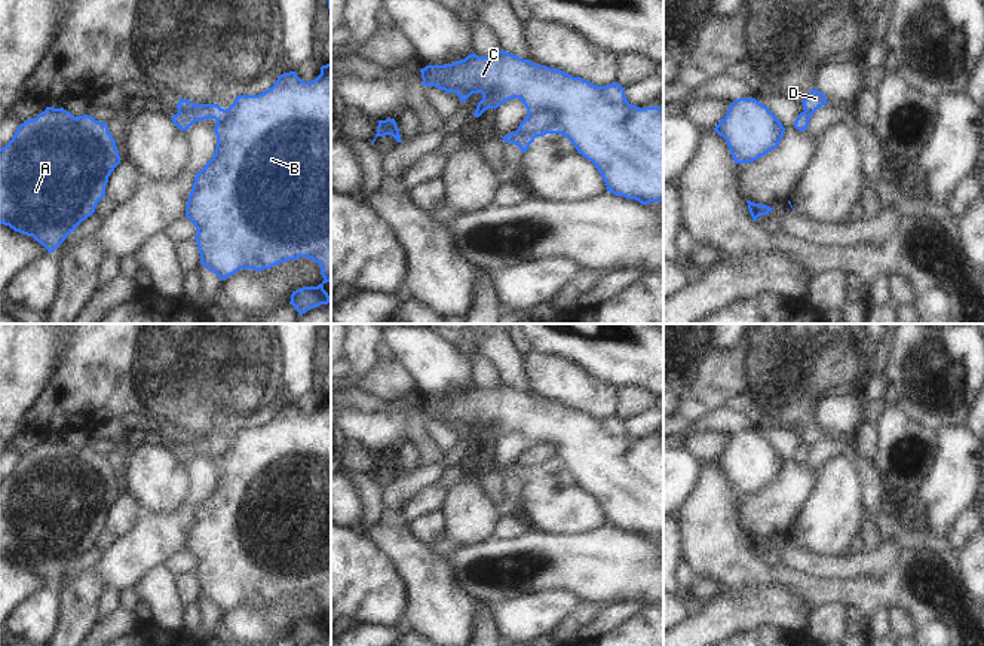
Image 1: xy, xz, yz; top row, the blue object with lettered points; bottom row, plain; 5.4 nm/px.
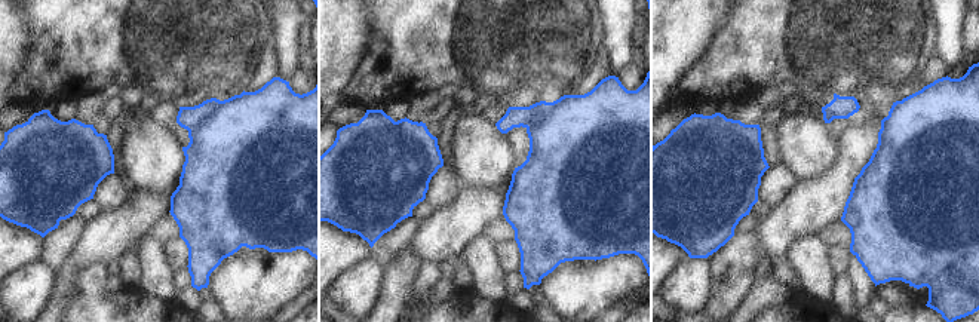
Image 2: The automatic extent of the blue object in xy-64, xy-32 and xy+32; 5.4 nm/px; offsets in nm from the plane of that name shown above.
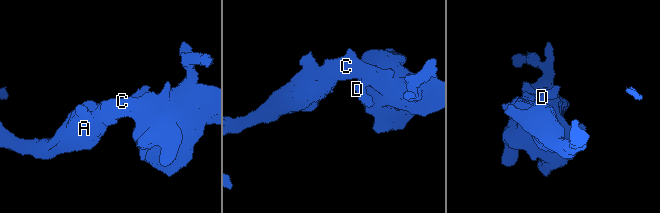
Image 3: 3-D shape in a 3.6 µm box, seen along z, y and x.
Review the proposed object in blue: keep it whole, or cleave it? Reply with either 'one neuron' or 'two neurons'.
two neurons

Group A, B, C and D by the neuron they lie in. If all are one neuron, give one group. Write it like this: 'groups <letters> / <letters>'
groups A B C / D

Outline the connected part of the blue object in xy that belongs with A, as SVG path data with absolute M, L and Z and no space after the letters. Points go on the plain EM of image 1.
M46 440L37 450L21 456L12 472L0 481L0 557L33 569L47 585L53 585L95 545L98 535L105 530L108 509L119 496L119 483L105 454L88 447L74 450L62 440Z

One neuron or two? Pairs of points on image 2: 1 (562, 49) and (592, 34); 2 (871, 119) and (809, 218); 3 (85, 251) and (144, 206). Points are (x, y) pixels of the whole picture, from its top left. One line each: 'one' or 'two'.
1: one
2: one
3: one

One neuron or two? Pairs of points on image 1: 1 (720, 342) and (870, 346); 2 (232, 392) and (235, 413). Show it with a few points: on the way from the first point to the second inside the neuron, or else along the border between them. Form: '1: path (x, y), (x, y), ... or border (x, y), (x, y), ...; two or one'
1: border (739, 339), (727, 346), (714, 348); two
2: path (235, 397), (235, 409); one

